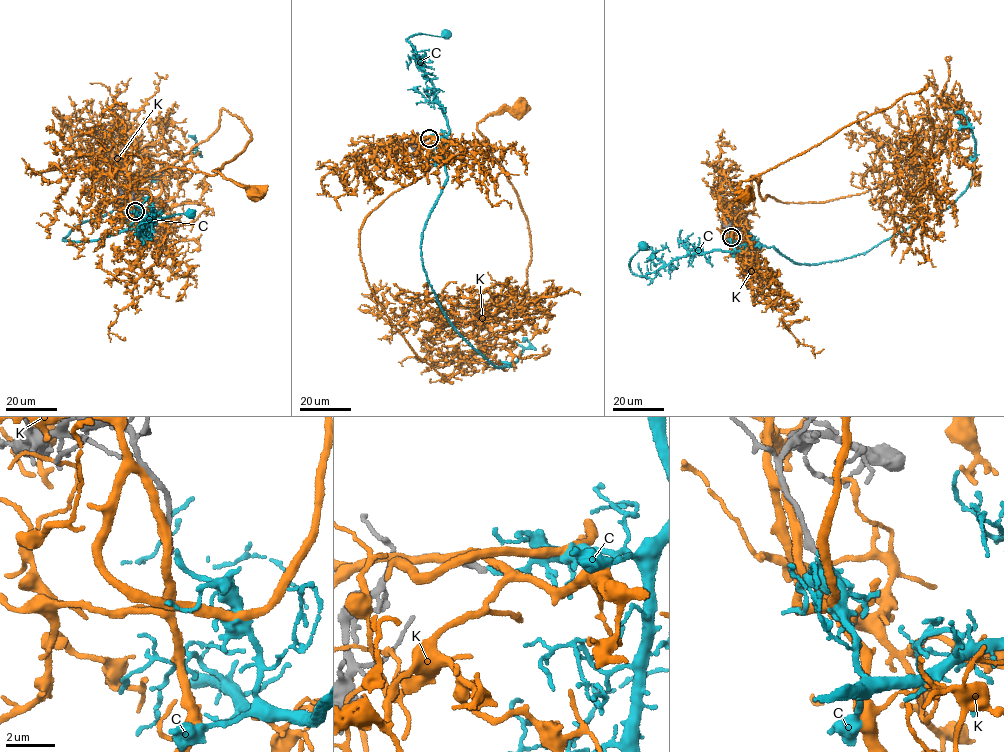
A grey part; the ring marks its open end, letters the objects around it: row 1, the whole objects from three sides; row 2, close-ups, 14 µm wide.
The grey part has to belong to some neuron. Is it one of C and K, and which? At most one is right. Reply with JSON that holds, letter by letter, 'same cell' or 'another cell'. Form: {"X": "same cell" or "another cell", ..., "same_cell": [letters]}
{"C": "another cell", "K": "another cell", "same_cell": []}

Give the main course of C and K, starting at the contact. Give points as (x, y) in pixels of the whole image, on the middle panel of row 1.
C: (430, 138), (448, 134), (448, 120), (414, 47), (406, 41), (419, 33), (442, 36), (446, 32)
K: (427, 137), (440, 134), (430, 157), (400, 169), (454, 156), (486, 140), (476, 124), (490, 114), (519, 112)

